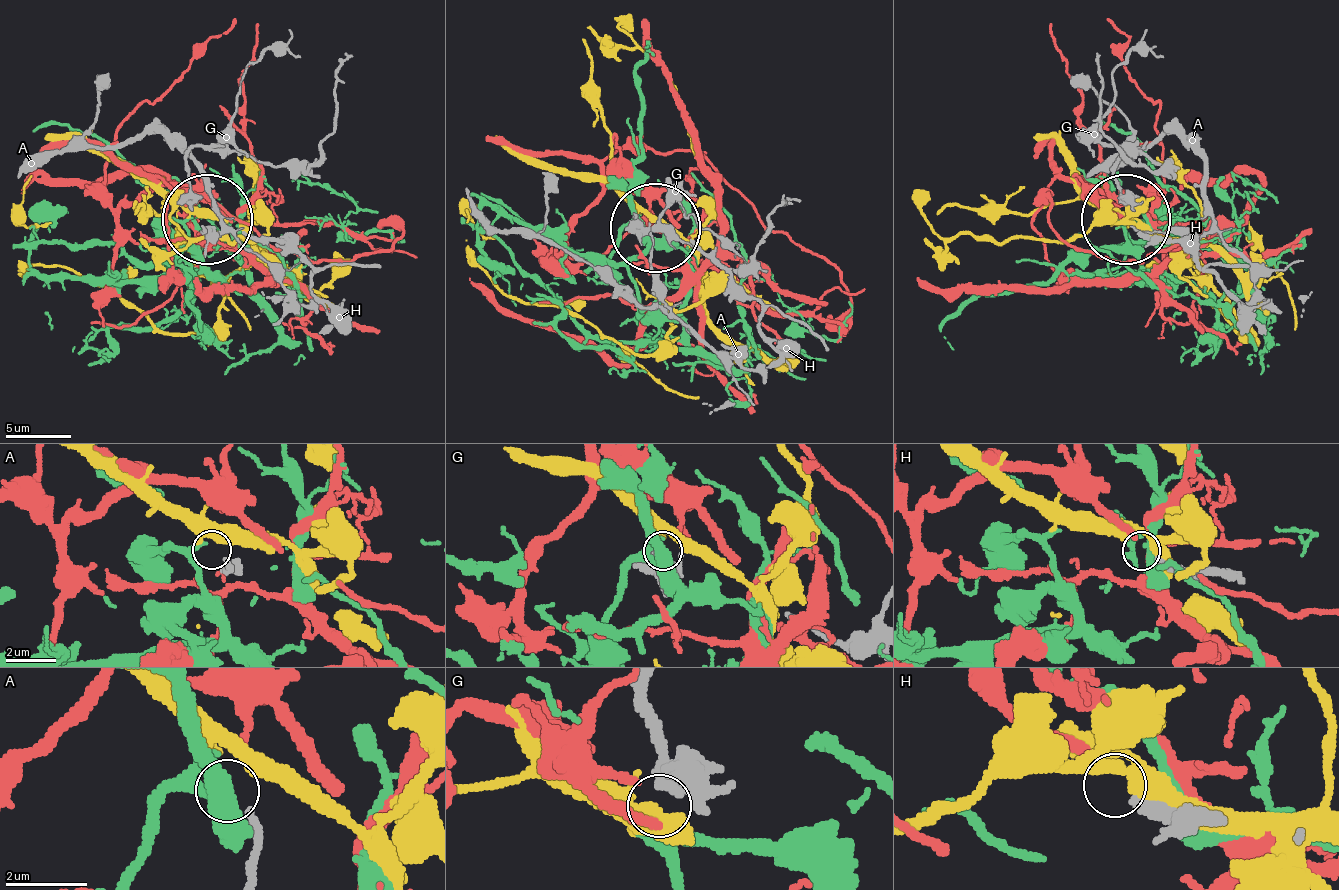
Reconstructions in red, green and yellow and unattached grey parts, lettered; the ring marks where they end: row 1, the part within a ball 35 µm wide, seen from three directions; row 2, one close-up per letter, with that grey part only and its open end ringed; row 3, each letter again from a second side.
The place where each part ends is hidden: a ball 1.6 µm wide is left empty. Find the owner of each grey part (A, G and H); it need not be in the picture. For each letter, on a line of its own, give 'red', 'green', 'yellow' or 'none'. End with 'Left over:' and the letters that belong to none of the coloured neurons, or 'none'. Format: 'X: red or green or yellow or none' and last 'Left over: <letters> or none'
A: none
G: green
H: red
Left over: A

